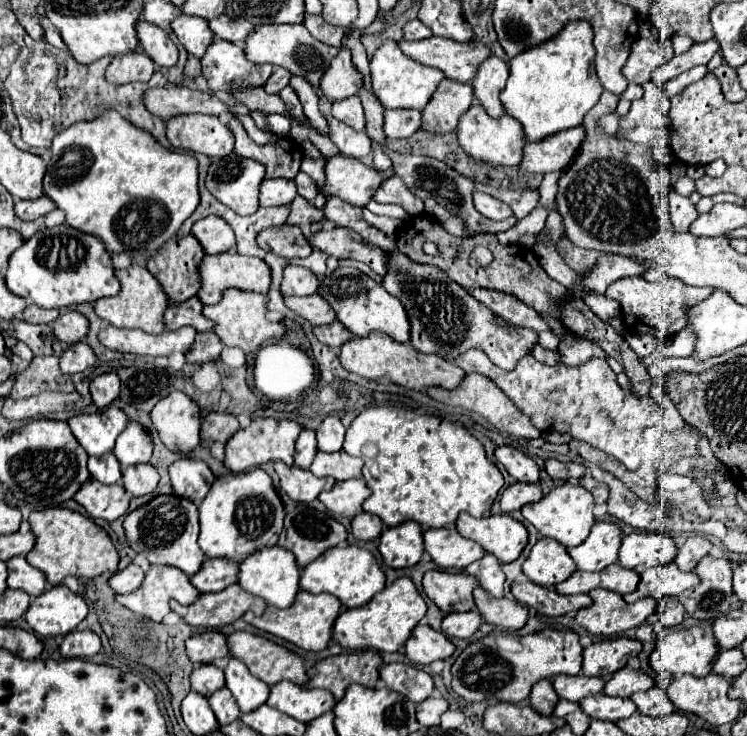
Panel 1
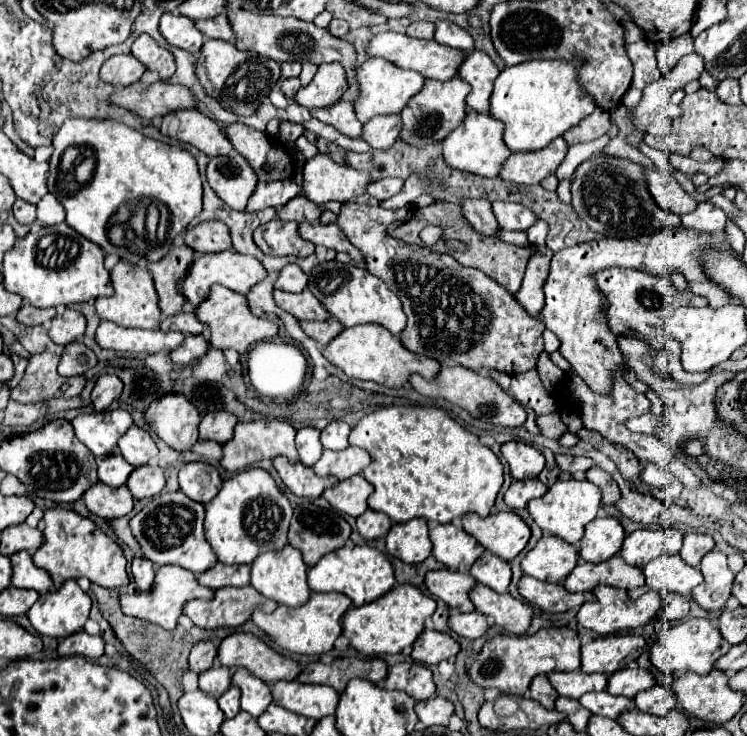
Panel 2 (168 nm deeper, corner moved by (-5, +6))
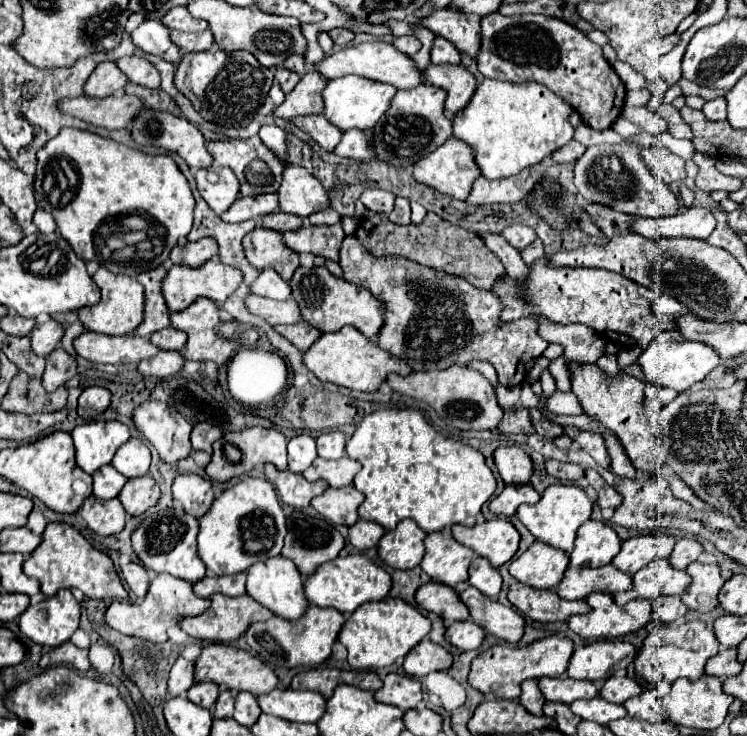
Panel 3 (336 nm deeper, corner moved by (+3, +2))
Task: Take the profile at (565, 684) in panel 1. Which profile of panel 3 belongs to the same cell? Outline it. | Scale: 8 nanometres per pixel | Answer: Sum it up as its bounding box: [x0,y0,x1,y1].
[538,675,598,703]

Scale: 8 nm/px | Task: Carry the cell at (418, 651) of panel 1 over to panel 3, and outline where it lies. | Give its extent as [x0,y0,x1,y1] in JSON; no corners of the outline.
[404,639,452,677]

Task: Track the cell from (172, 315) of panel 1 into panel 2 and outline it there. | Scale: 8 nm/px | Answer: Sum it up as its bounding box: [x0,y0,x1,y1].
[160,311,208,335]

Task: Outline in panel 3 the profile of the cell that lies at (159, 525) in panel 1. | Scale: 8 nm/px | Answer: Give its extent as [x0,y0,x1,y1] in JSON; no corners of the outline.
[132,507,206,583]

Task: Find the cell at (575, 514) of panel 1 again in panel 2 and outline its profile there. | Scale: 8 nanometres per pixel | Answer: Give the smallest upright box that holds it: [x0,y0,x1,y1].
[528,479,600,545]

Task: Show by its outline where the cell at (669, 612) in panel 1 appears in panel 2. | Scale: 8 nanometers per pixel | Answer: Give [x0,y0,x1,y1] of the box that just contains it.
[662,593,690,621]

